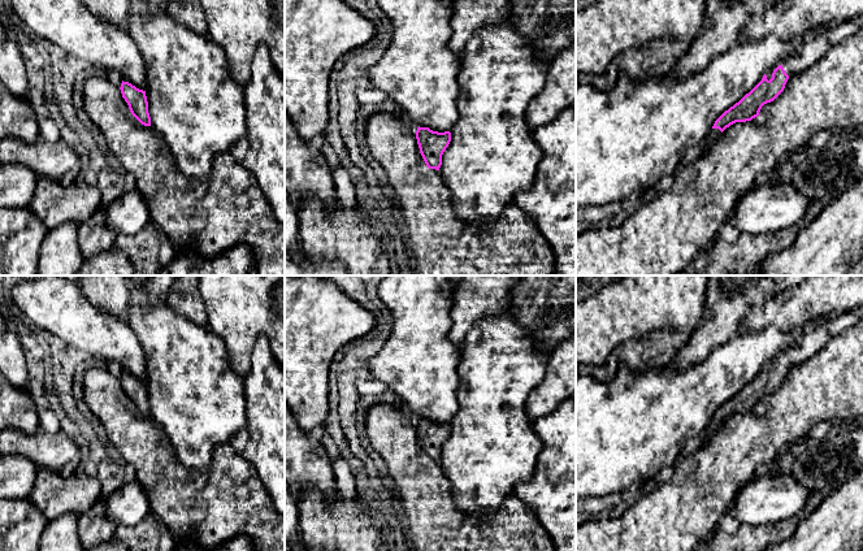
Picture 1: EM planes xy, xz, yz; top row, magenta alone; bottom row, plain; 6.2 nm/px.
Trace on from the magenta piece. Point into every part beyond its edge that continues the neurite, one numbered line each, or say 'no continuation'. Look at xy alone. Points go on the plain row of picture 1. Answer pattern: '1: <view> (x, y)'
no continuation

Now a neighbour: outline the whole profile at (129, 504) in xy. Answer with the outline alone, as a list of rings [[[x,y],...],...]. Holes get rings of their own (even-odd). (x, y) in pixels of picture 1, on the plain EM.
[[[136,481],[109,494],[105,506],[108,519],[117,525],[136,525],[151,513],[147,493]]]

